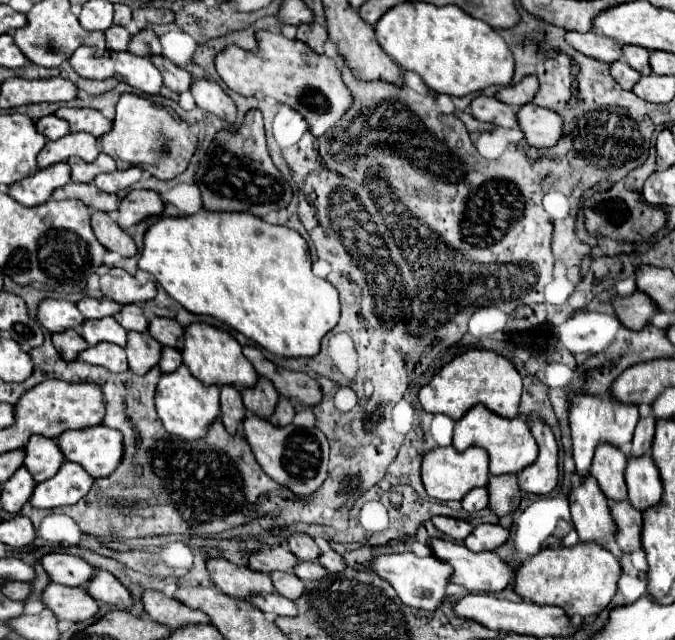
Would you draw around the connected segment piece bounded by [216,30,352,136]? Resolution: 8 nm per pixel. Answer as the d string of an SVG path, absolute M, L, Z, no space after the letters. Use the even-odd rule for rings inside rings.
M260 30L256 32L256 40L258 48L254 52L228 46L216 56L216 70L226 86L240 96L254 96L256 92L262 92L262 96L270 96L276 102L290 106L308 122L312 136L322 136L326 130L336 126L336 122L352 106L352 92L344 84L336 60L316 54L300 40L288 40L280 32Z

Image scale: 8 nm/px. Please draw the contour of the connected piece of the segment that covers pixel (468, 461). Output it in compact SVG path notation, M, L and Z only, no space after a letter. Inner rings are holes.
M454 446L436 448L424 454L422 458L422 484L430 498L436 500L462 500L468 490L476 486L488 484L488 454L482 448L468 448L464 452L458 452Z

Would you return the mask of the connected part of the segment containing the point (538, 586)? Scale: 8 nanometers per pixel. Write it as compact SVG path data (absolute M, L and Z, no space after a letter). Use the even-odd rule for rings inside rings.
M580 542L576 546L544 548L536 558L528 558L524 566L516 572L514 588L524 600L534 604L556 604L572 616L590 616L602 612L612 596L616 594L616 584L622 576L622 566L618 558L596 542Z

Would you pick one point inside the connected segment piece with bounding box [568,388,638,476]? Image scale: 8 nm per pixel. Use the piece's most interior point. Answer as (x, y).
(593, 420)

